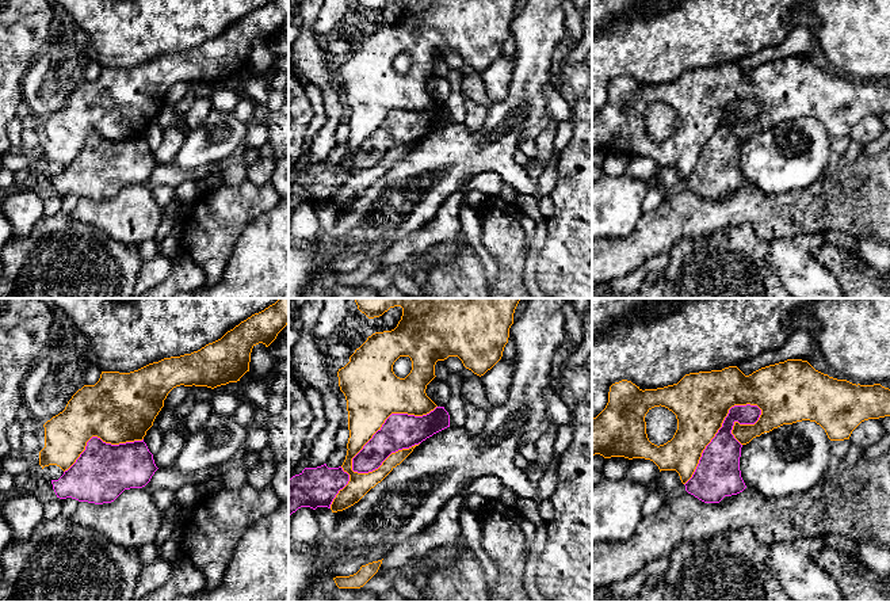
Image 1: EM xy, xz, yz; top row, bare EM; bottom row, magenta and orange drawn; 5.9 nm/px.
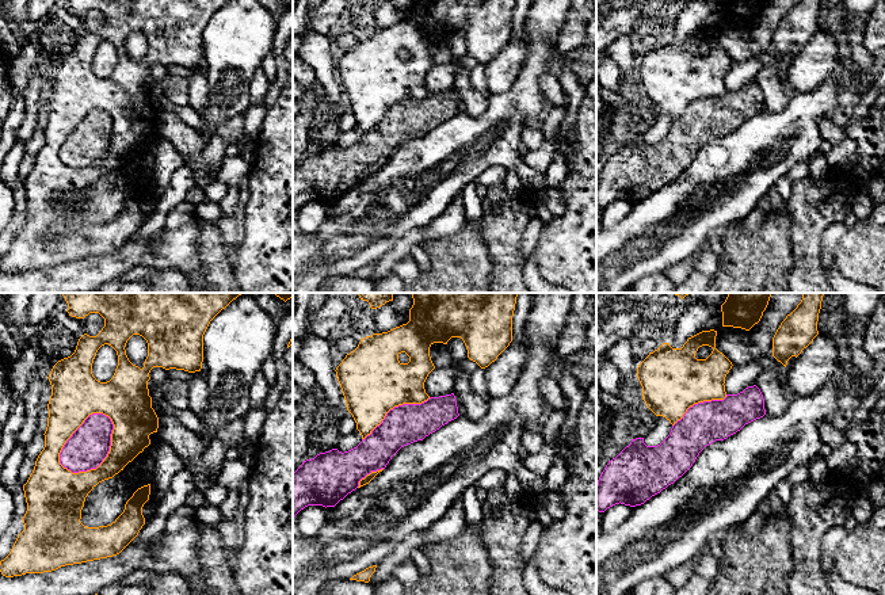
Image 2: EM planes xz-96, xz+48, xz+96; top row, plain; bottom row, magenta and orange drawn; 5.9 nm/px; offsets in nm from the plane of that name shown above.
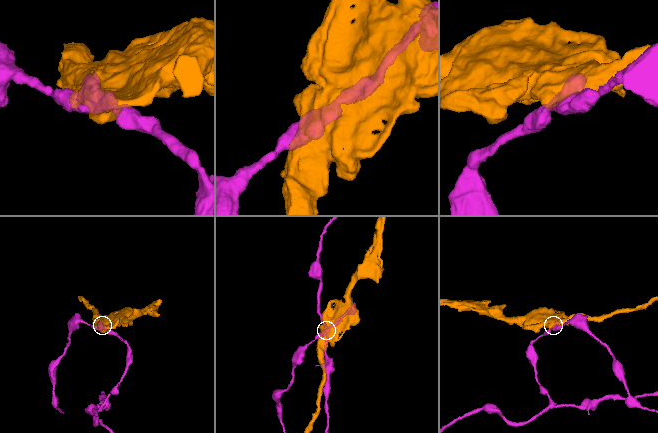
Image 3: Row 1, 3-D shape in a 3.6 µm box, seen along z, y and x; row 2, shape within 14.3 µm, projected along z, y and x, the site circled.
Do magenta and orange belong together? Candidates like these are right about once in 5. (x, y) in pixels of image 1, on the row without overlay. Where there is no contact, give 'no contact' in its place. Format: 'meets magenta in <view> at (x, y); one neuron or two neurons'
meets magenta in xz at (386, 115); two neurons

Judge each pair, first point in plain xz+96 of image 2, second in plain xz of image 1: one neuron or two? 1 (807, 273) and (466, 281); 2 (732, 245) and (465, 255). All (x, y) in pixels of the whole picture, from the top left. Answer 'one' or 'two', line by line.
1: two
2: one

